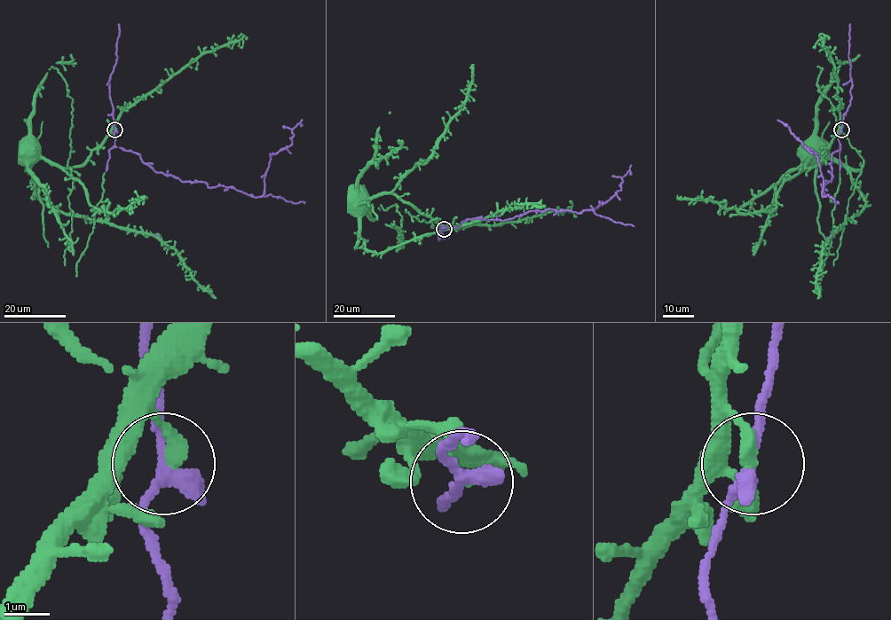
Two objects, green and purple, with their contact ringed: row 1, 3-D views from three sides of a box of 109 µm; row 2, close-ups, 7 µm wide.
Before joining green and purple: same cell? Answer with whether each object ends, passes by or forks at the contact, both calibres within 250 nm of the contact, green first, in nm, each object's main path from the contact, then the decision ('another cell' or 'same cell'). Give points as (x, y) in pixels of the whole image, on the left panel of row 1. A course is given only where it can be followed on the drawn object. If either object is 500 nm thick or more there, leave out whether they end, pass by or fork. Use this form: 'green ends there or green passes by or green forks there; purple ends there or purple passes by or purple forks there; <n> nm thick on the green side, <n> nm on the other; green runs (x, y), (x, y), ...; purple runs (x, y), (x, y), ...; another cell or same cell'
green ends there; purple passes by; 320 nm thick on the green side, 300 nm on the other; green runs (114, 129), (84, 163), (73, 167), (51, 164), (41, 158), (25, 158), (23, 148); purple runs (114, 129), (115, 145), (138, 154), (157, 172), (260, 197), (271, 155), (291, 144), (292, 129), (302, 120); same cell

